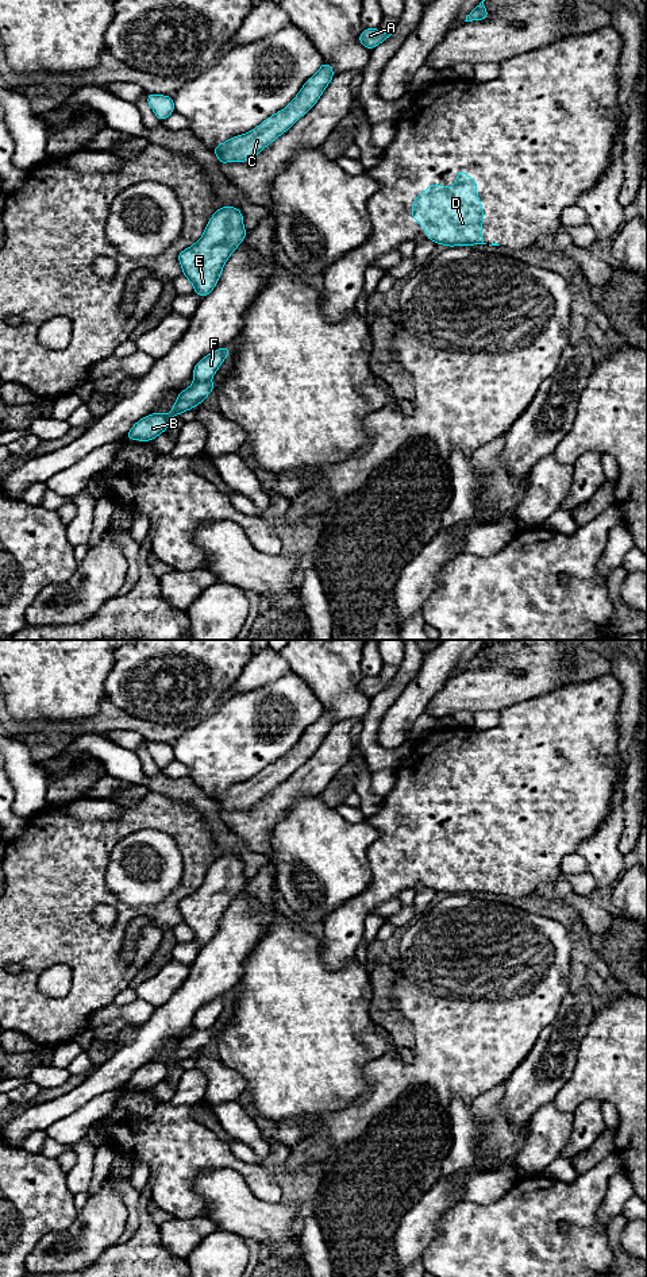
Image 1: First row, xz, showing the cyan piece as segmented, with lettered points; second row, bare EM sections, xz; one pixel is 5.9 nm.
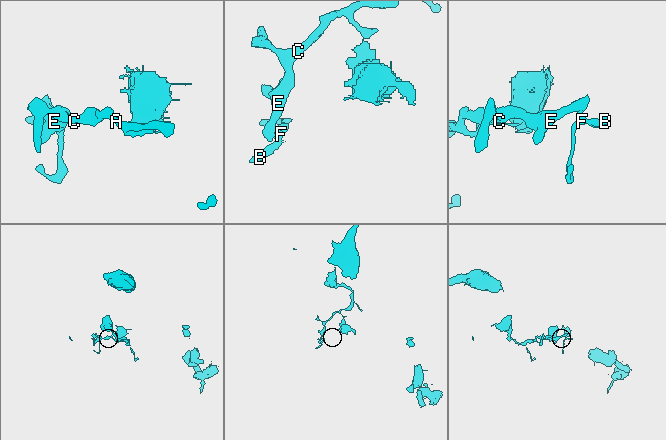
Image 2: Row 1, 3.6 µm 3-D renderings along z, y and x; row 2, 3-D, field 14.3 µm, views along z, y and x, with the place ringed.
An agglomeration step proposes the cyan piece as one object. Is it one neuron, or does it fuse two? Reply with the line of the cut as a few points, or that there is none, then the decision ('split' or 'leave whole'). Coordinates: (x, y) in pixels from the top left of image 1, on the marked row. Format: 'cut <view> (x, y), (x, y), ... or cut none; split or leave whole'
cut xz (210, 379), (195, 382); split

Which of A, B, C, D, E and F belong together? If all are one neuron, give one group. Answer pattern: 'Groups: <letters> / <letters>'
Groups: A C E F / B D

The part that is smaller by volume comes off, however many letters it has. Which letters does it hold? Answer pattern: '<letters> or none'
A, C, E, F

